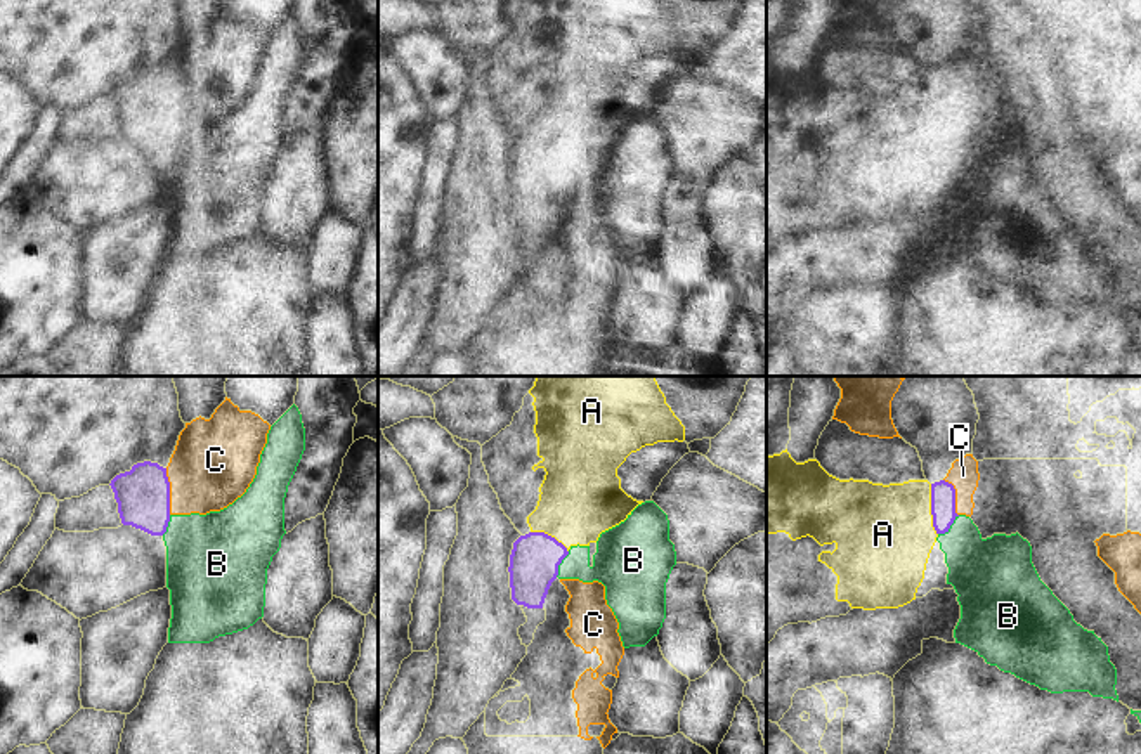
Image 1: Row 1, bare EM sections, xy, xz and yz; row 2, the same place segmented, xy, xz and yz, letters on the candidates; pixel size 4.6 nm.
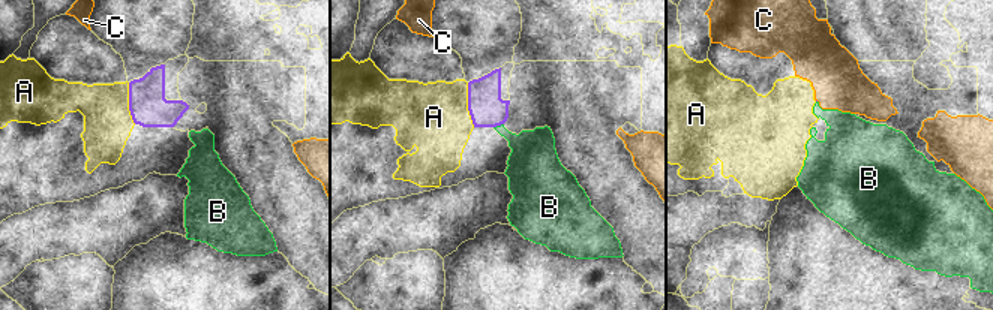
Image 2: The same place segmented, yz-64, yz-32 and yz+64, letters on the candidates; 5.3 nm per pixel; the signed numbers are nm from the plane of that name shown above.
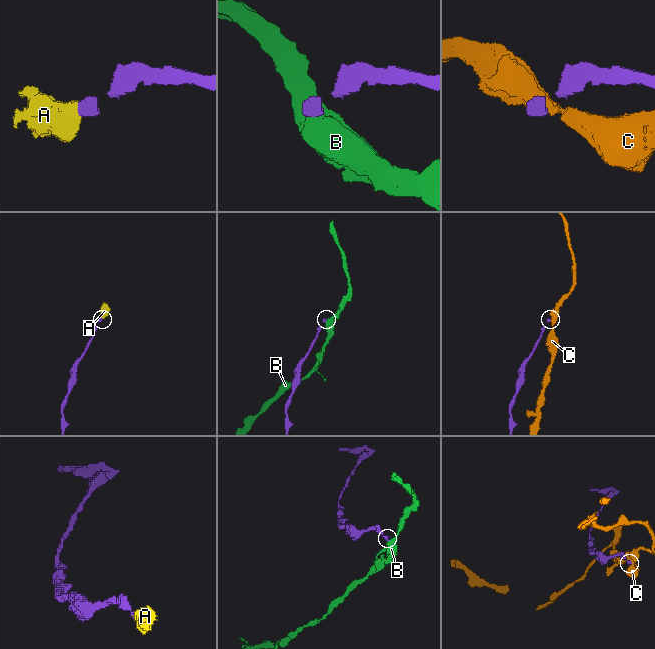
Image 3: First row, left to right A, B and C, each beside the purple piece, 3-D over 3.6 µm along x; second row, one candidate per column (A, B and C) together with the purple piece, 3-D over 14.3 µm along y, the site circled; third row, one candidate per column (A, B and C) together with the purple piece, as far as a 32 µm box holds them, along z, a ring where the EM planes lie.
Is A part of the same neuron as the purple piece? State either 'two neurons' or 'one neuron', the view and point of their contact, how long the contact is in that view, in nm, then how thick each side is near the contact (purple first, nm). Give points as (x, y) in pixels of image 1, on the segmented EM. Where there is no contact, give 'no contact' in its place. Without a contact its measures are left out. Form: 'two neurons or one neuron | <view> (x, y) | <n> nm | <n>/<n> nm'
one neuron | yz (932, 510) | 240 nm | 110/460 nm

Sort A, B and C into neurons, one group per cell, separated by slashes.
A / B / C

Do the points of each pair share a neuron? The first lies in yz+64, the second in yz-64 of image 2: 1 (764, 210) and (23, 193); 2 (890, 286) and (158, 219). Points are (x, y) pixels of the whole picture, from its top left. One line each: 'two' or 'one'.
1: two
2: two

